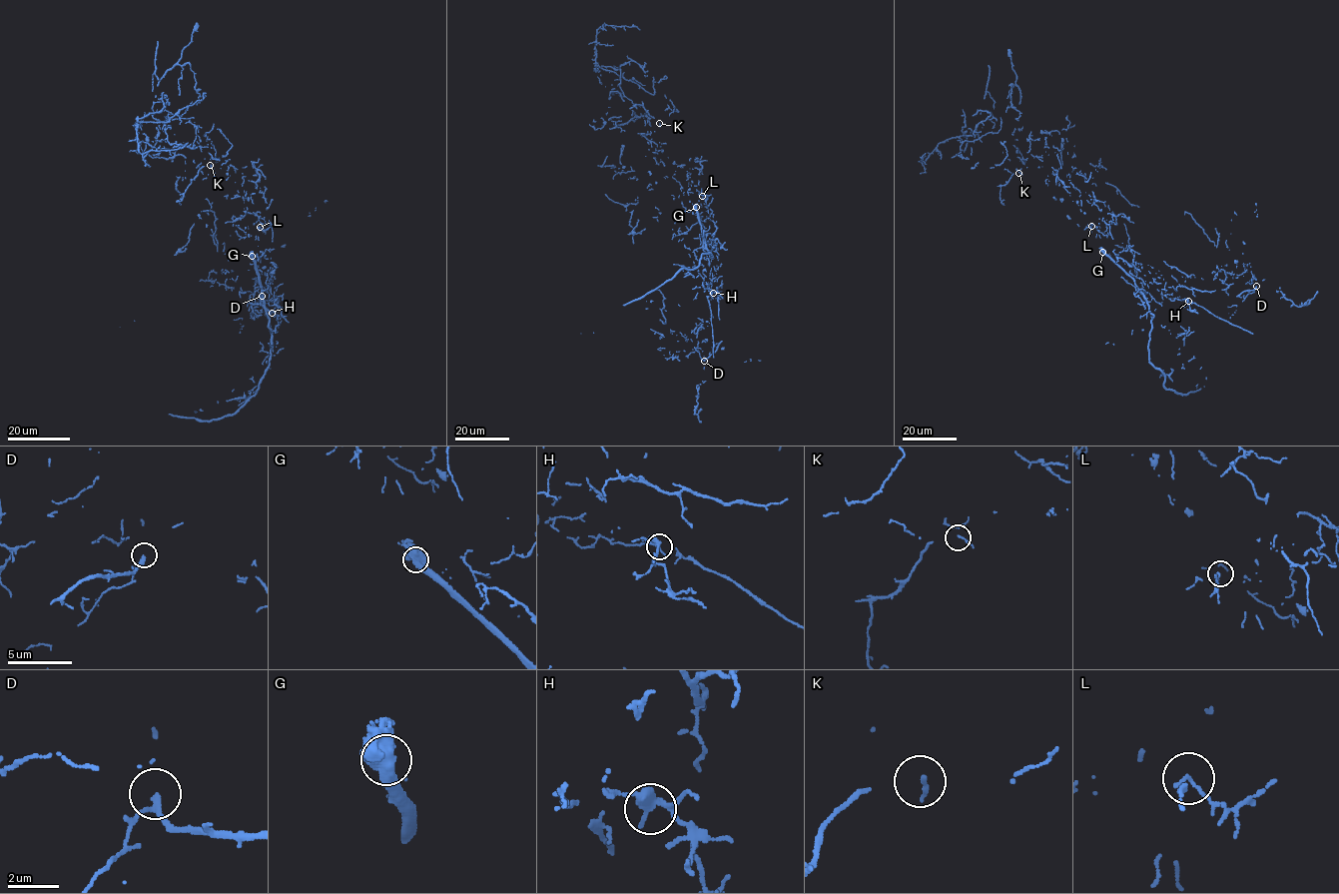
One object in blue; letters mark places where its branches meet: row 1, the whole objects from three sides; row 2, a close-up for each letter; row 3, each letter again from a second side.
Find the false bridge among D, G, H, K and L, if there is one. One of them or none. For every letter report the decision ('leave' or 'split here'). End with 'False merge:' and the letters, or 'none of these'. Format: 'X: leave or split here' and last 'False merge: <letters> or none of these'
D: leave
G: split here
H: leave
K: leave
L: leave
False merge: G

